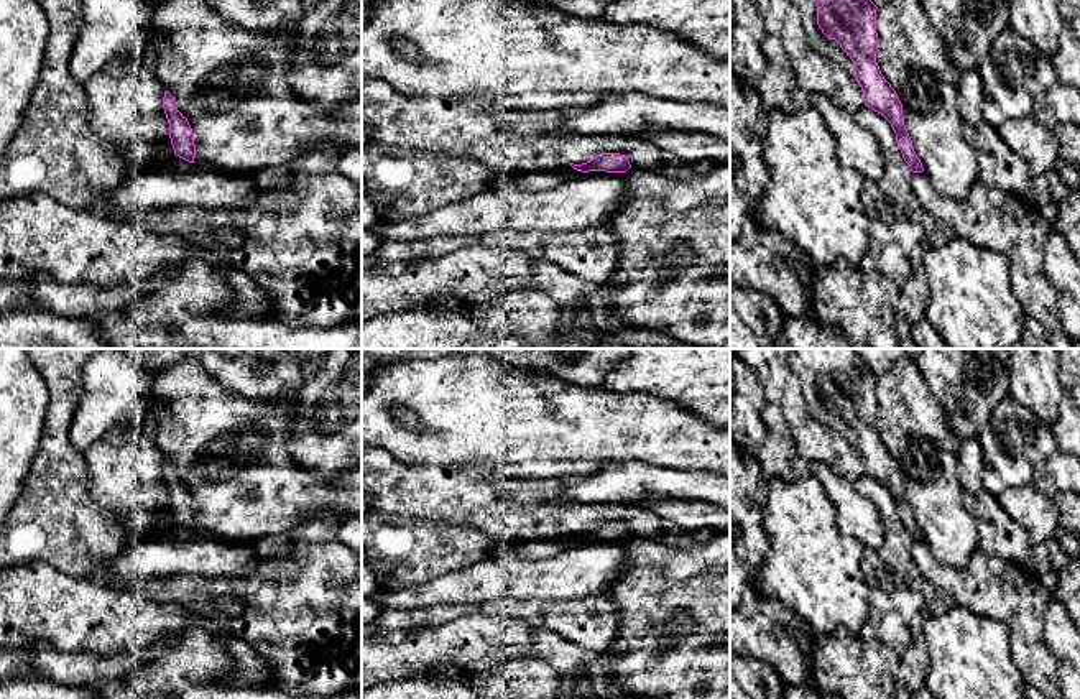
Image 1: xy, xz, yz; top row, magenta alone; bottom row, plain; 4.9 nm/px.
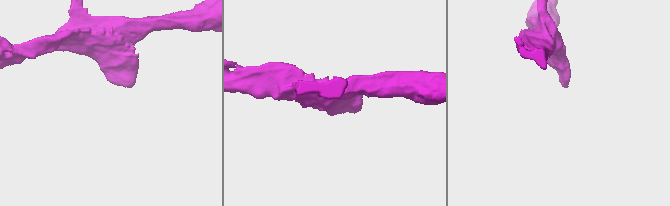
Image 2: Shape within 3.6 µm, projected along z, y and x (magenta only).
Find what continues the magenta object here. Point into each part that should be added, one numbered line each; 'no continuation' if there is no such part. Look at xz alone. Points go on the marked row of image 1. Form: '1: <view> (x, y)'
no continuation

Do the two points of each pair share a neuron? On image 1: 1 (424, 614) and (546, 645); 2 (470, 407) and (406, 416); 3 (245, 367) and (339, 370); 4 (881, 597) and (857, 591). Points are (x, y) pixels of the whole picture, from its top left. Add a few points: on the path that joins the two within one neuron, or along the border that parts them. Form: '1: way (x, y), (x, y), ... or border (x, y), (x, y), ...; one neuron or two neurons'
1: border (535, 627), (558, 632), (571, 642); two neurons
2: border (393, 410), (408, 408), (418, 423); two neurons
3: border (301, 365), (303, 387), (296, 393); two neurons
4: border (863, 556), (868, 617), (858, 632); two neurons

